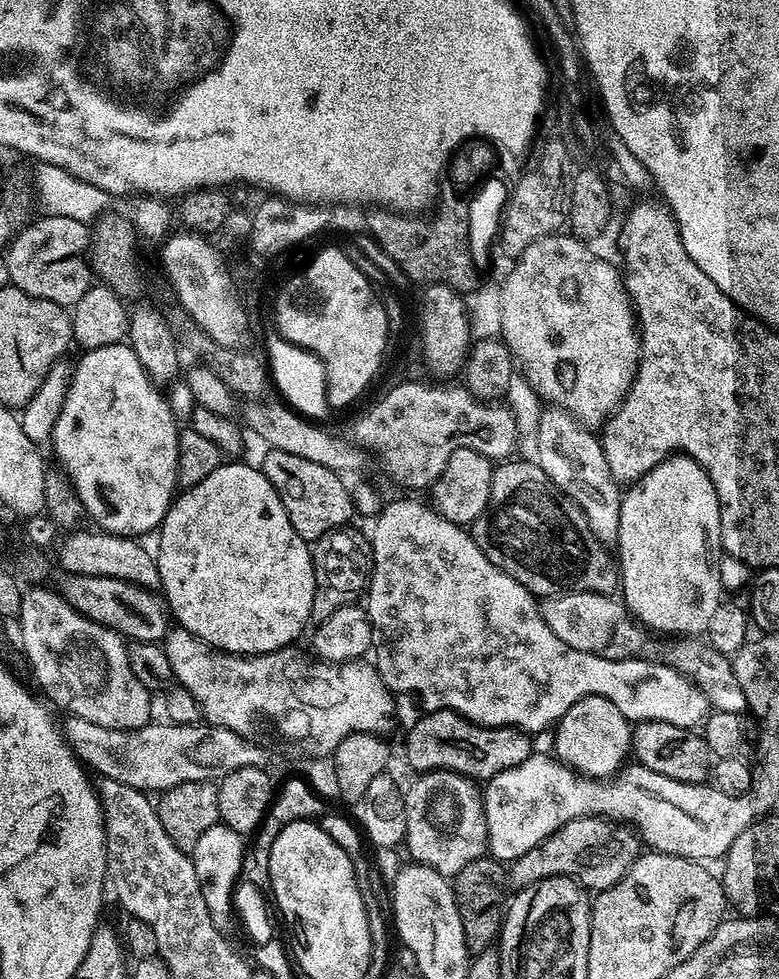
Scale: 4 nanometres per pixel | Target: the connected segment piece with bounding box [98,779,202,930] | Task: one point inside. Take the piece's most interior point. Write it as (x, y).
(149, 872)

